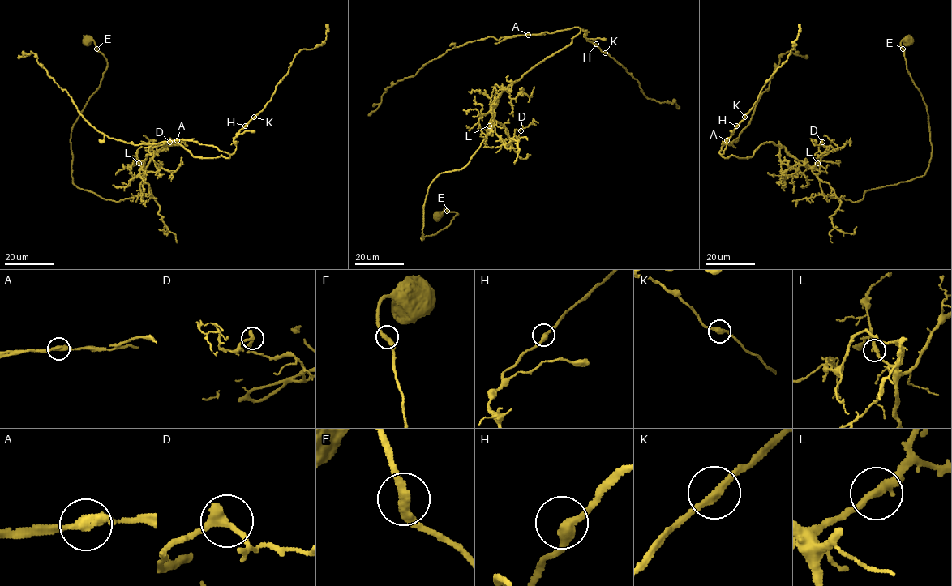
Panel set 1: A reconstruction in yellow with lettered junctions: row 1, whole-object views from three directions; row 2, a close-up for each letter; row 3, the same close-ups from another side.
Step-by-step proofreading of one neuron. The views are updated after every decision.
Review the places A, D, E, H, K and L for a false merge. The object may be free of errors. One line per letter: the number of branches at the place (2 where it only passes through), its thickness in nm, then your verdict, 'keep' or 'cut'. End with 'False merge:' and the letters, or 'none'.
A: 2 branches meet; 320 nm thick; cut
D: 2 branches meet; 320 nm thick; keep
E: 2 branches meet; 360 nm thick; keep
H: 2 branches meet; 320 nm thick; keep
K: 2 branches meet; 300 nm thick; keep
L: 2 branches meet; 320 nm thick; keep
False merge: A

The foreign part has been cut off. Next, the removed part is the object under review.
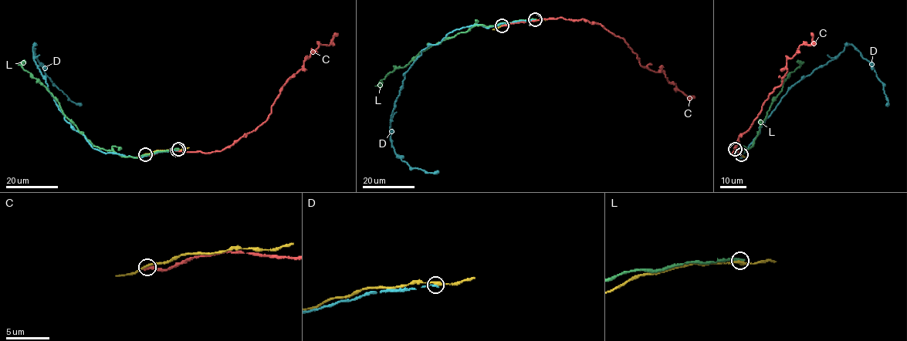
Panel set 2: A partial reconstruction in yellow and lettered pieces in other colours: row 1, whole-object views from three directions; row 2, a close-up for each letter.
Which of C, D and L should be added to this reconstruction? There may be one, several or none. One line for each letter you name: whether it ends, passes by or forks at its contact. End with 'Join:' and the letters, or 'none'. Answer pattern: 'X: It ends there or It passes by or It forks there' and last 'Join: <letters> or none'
Join: none

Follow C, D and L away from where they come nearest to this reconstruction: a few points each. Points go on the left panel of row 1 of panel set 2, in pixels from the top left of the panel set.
C: (145, 155), (167, 150), (210, 153), (229, 147), (265, 122), (285, 82), (319, 45), (329, 45), (336, 32)
D: (177, 150), (132, 157), (93, 148), (58, 108), (34, 61), (33, 44), (47, 76), (82, 105)
L: (177, 149), (139, 157), (123, 156), (112, 150), (95, 146), (65, 116), (58, 100), (21, 65), (25, 60)

